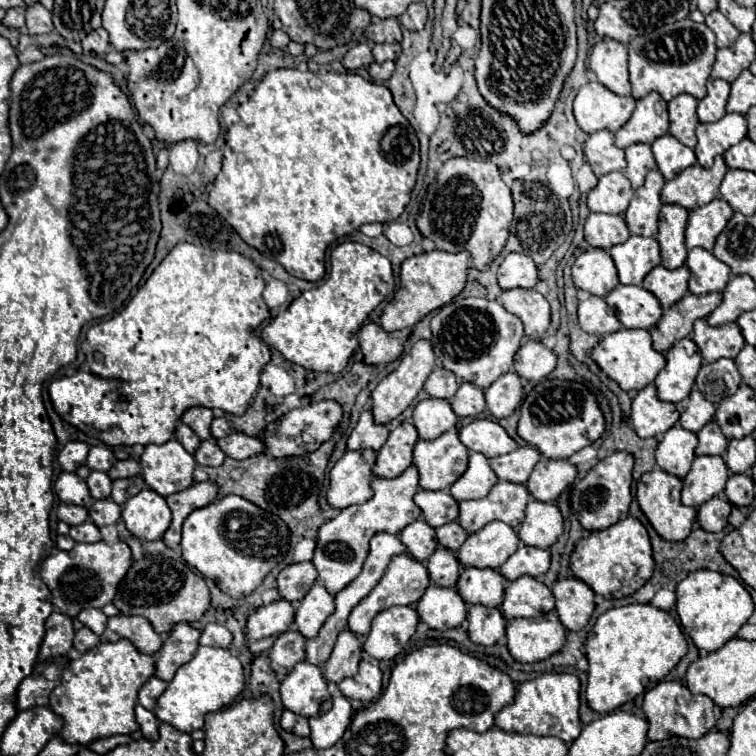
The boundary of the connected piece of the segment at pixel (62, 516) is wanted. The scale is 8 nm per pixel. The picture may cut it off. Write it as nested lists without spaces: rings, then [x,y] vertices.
[[[60,503],[58,507],[58,519],[68,523],[68,525],[80,525],[88,519],[88,509],[82,505],[66,505]]]

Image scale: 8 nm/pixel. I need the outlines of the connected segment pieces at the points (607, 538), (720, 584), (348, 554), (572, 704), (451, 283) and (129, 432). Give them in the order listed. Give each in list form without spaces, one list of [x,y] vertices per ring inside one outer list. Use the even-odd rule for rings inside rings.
[[[624,517],[616,525],[592,531],[580,539],[570,557],[570,569],[574,575],[588,583],[594,593],[606,599],[620,599],[638,591],[654,573],[652,545],[646,527],[636,517]]]
[[[698,569],[678,583],[676,611],[678,611],[682,627],[690,633],[694,645],[710,653],[720,649],[732,637],[736,637],[740,627],[752,617],[754,601],[738,579],[730,575],[722,575],[718,571]]]
[[[410,465],[402,475],[394,479],[376,477],[372,481],[374,497],[362,505],[350,505],[340,511],[334,519],[326,521],[318,531],[318,543],[312,563],[318,569],[318,579],[334,595],[344,589],[362,571],[362,563],[368,555],[368,541],[376,533],[400,533],[406,525],[422,517],[420,507],[414,503],[418,485],[418,467]]]
[[[544,673],[518,685],[516,699],[496,715],[496,727],[516,733],[552,735],[564,743],[576,741],[582,731],[580,721],[580,679],[572,673]]]
[[[434,249],[430,253],[420,253],[420,255],[408,257],[402,263],[400,289],[394,293],[392,301],[382,311],[382,327],[386,331],[400,331],[406,327],[414,327],[430,311],[440,309],[446,303],[450,303],[464,289],[468,267],[470,267],[468,251],[446,253],[440,249]]]
[[[178,243],[168,255],[166,259],[154,269],[154,273],[148,277],[148,281],[140,287],[140,291],[136,293],[136,297],[132,297],[128,304],[121,311],[115,313],[114,317],[110,317],[100,323],[93,324],[86,333],[86,339],[88,343],[87,349],[94,351],[94,357],[90,361],[90,371],[76,371],[74,375],[70,377],[60,377],[60,379],[54,379],[50,383],[50,398],[56,413],[68,421],[70,425],[82,429],[86,435],[90,437],[96,437],[101,442],[109,447],[126,447],[139,444],[148,445],[148,443],[166,443],[172,439],[174,435],[174,429],[182,417],[182,413],[190,407],[208,407],[208,409],[222,409],[226,413],[234,413],[234,415],[242,415],[250,403],[250,399],[255,397],[256,391],[258,391],[258,385],[260,385],[260,373],[264,369],[264,365],[270,361],[270,349],[268,345],[258,337],[256,333],[256,327],[262,325],[268,317],[270,317],[270,311],[262,299],[262,291],[264,291],[264,279],[260,275],[260,267],[244,257],[242,253],[236,253],[236,251],[214,251],[210,247],[202,247],[202,245],[192,245],[192,243]]]

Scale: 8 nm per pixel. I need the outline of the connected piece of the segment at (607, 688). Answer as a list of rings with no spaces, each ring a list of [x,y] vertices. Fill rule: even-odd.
[[[634,603],[618,609],[610,609],[598,617],[592,635],[586,639],[588,657],[588,705],[598,713],[612,713],[630,697],[654,687],[664,675],[678,665],[688,653],[686,639],[680,625],[668,611],[662,611],[650,603]]]

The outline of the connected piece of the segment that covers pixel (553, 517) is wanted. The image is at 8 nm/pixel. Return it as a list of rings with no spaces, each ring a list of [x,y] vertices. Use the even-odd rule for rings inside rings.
[[[532,499],[526,507],[526,519],[518,529],[522,543],[548,549],[558,541],[564,531],[564,519],[556,503],[544,503]]]

